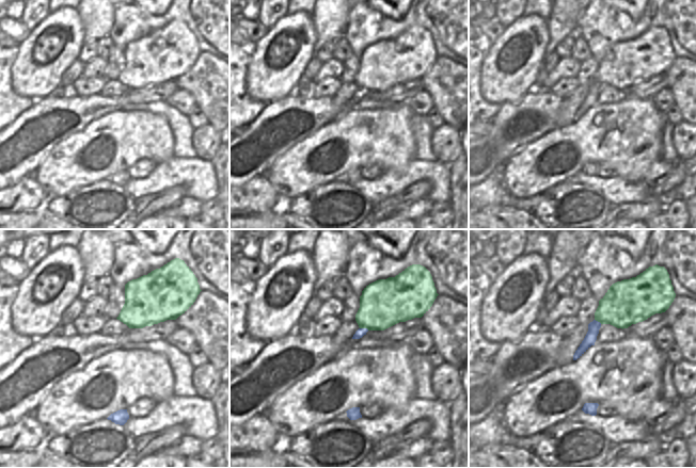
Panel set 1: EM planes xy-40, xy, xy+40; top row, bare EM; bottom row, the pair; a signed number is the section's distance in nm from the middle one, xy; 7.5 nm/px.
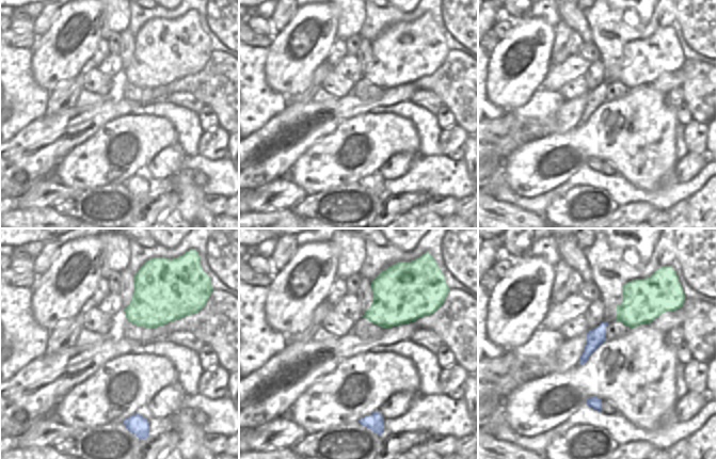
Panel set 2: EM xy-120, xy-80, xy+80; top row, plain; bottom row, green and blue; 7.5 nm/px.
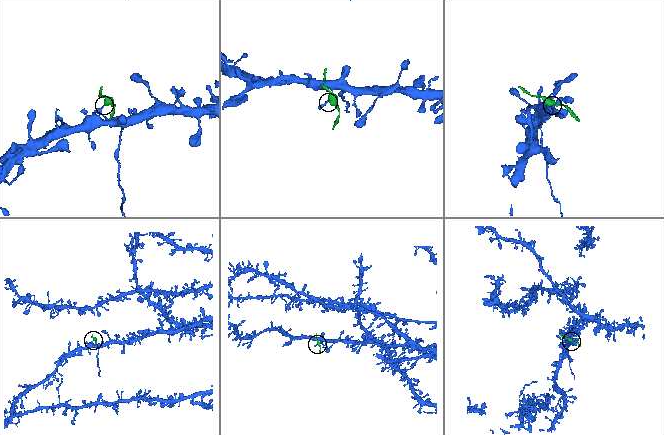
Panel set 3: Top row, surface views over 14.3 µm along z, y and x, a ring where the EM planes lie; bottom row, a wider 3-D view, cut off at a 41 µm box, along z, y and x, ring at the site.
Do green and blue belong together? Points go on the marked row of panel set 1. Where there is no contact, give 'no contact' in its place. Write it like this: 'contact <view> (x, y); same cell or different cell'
contact xy (364, 327); different cell

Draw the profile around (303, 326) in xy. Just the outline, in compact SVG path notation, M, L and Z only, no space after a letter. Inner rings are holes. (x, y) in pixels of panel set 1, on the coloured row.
M315 292L313 296L309 300L301 317L300 321L296 325L296 333L301 335L305 335L307 337L312 337L313 333L311 332L311 323L317 311L319 310L322 301L317 297L317 293Z

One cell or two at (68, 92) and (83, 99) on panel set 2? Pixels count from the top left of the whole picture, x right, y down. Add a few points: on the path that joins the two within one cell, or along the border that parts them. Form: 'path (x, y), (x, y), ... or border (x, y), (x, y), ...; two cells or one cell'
border (82, 90), (76, 105); two cells

